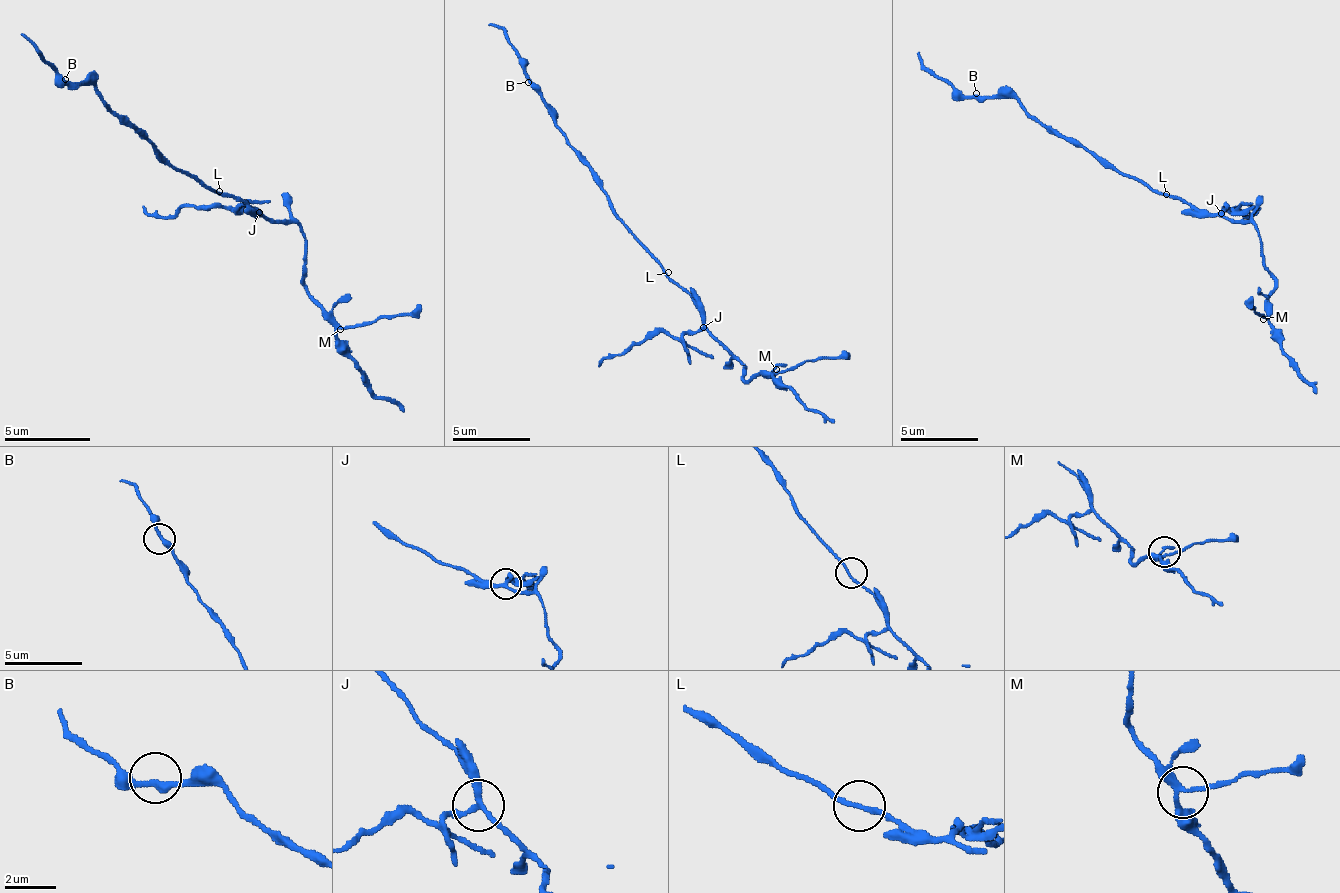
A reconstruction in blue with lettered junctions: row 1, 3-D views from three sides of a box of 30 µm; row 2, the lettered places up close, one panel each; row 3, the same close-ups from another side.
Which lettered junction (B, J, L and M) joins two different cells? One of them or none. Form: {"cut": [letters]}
{"cut": ["J"]}

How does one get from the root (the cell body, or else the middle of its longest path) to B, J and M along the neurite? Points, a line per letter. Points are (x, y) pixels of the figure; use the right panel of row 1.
B: (1166, 194), (1154, 194), (1104, 159), (1050, 132), (1015, 97), (976, 93)
J: (1166, 194), (1174, 194), (1205, 214), (1220, 214)
M: (1166, 194), (1205, 214), (1248, 222), (1259, 233), (1259, 256), (1275, 276), (1263, 319)

